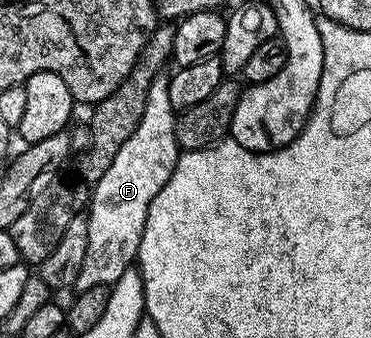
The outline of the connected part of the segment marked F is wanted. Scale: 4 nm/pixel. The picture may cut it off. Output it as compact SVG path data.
M164 76L157 77L149 88L147 107L143 107L143 119L139 119L139 127L131 131L131 139L119 147L115 163L111 163L107 172L92 186L87 206L87 256L77 276L77 293L100 285L111 287L121 278L123 271L136 262L151 203L155 195L163 191L167 179L171 179L177 166L178 116L178 110L171 107L168 80Z

